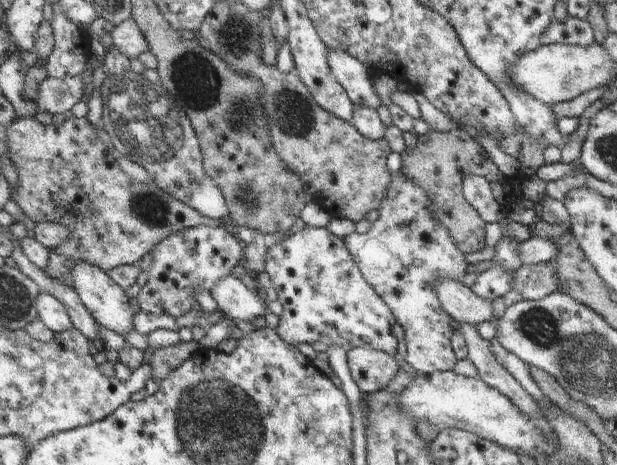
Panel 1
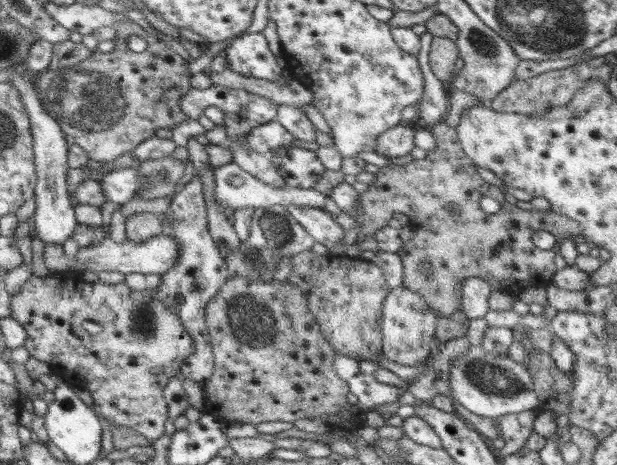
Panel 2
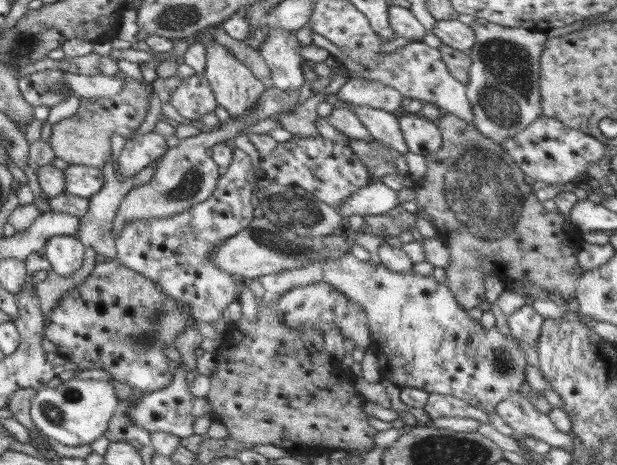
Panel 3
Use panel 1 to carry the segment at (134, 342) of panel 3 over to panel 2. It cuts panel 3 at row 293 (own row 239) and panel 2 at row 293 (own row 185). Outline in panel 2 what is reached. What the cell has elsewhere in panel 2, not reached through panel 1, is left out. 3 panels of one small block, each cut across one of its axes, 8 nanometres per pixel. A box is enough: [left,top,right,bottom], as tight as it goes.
[11,268,194,441]

